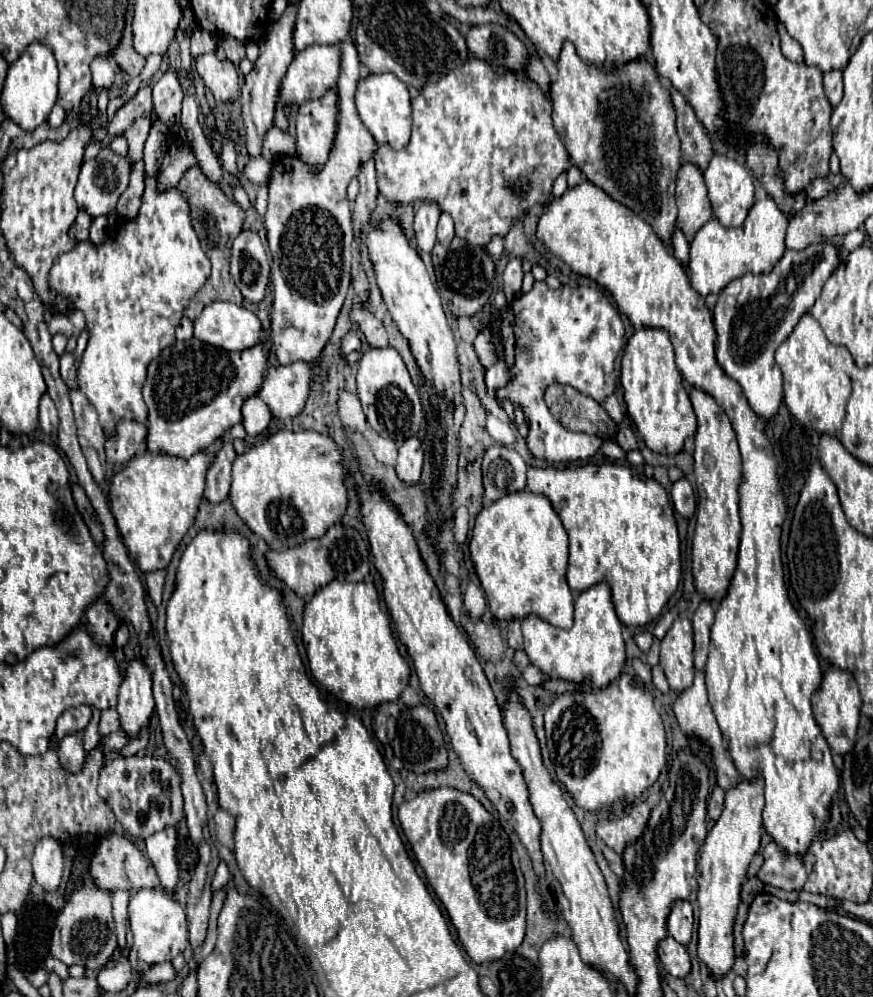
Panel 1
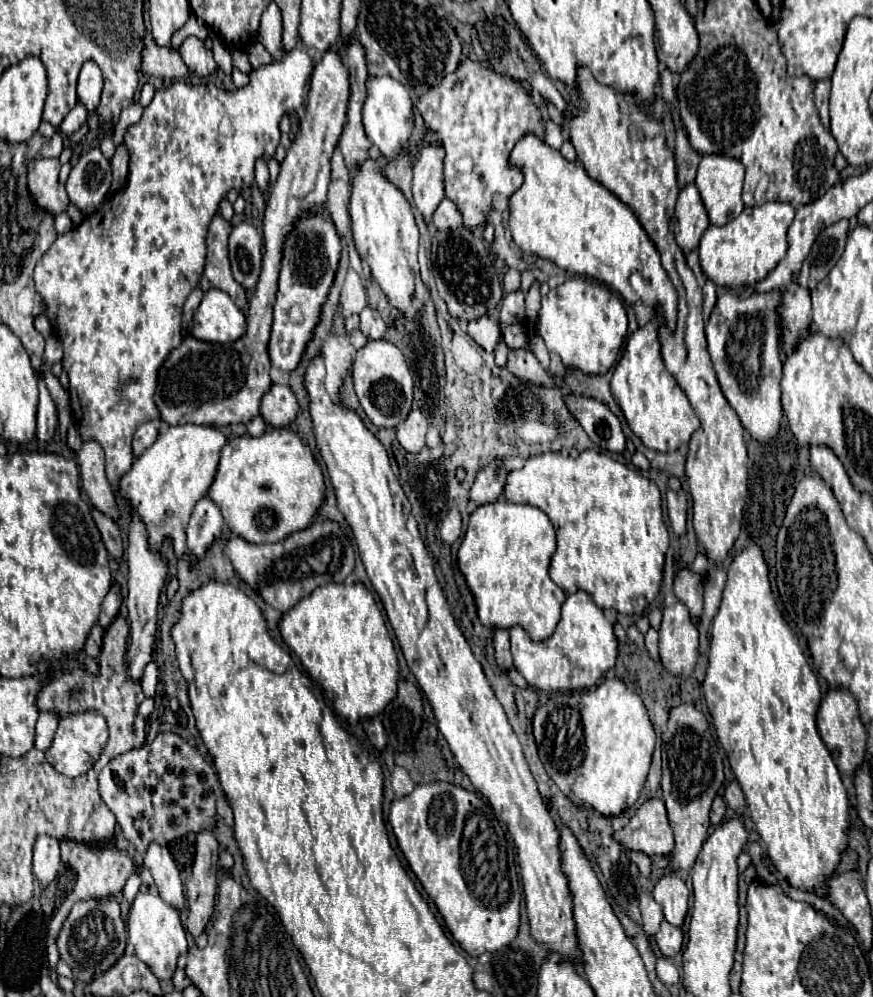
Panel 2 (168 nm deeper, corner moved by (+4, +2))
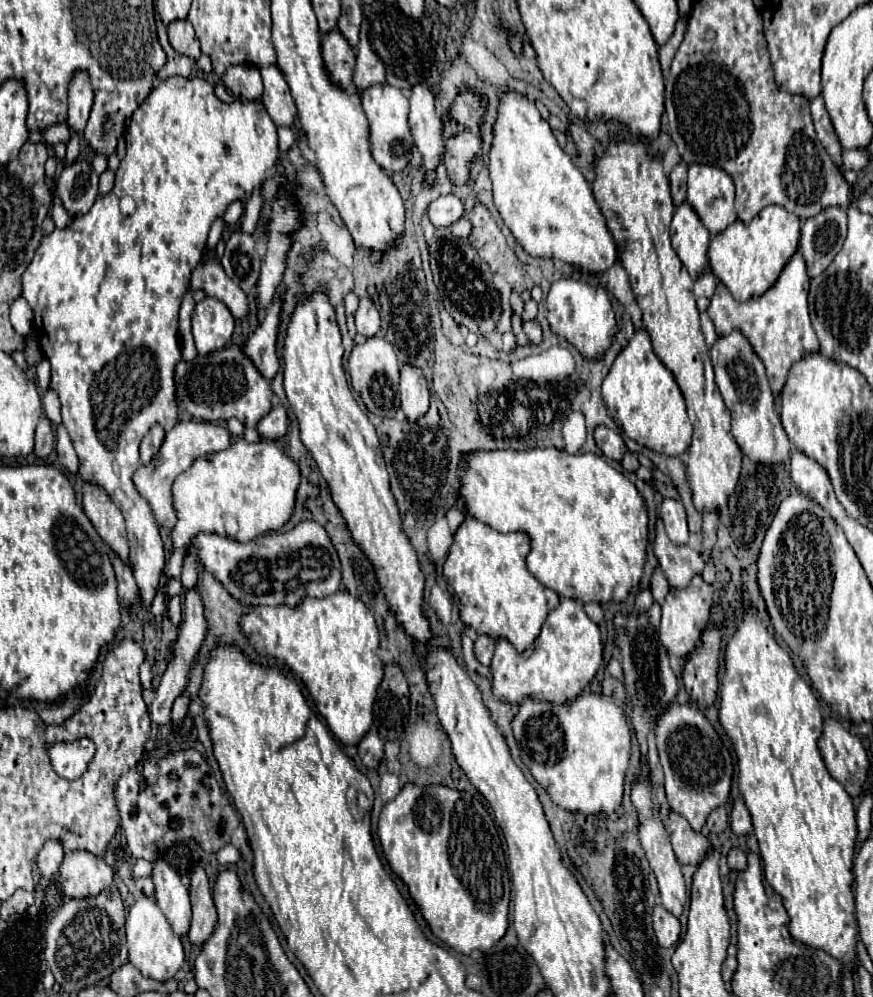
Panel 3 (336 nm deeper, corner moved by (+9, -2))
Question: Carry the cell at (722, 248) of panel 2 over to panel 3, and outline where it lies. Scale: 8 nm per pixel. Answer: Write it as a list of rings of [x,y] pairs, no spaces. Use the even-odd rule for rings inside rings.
[[[766,206],[750,224],[744,224],[744,222],[736,220],[724,232],[716,234],[710,240],[710,246],[708,246],[708,264],[710,264],[712,274],[722,284],[726,284],[726,288],[730,290],[730,294],[736,300],[748,300],[752,296],[764,294],[776,282],[776,278],[782,272],[784,264],[796,252],[798,240],[800,240],[800,220],[798,220],[798,216],[788,212],[784,206]]]

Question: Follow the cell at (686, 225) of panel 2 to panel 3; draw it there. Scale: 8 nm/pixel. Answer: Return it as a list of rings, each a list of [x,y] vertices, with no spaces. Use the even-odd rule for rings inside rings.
[[[688,202],[676,206],[670,223],[670,236],[672,248],[676,250],[682,264],[688,268],[692,278],[698,278],[708,262],[706,250],[710,232],[704,228],[698,214]]]

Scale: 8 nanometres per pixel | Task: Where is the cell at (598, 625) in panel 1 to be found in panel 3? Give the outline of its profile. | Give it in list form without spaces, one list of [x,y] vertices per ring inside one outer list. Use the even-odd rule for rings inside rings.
[[[564,598],[548,614],[542,634],[526,652],[516,652],[506,638],[496,642],[496,652],[490,664],[494,676],[492,692],[496,698],[510,704],[522,704],[526,698],[564,704],[580,696],[580,692],[592,682],[602,664],[602,650],[600,628],[588,618],[584,604]]]

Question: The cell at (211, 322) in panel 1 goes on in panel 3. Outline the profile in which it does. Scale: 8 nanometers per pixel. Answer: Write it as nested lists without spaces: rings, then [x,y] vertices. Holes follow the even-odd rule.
[[[206,296],[192,312],[192,334],[198,354],[220,350],[232,340],[234,316],[222,300]]]

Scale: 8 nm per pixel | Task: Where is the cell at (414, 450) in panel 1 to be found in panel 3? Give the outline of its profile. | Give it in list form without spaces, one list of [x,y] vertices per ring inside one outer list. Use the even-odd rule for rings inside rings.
[[[412,366],[402,368],[400,394],[402,394],[402,410],[406,420],[418,422],[430,408],[430,392],[424,376],[420,376],[416,368]]]

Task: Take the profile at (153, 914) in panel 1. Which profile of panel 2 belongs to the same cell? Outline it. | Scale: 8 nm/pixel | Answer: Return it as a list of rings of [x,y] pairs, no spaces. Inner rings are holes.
[[[143,890],[135,896],[131,904],[129,918],[127,918],[127,932],[137,958],[145,962],[159,980],[169,980],[177,968],[177,958],[187,952],[187,938],[181,926],[179,910],[163,902],[159,894]]]

